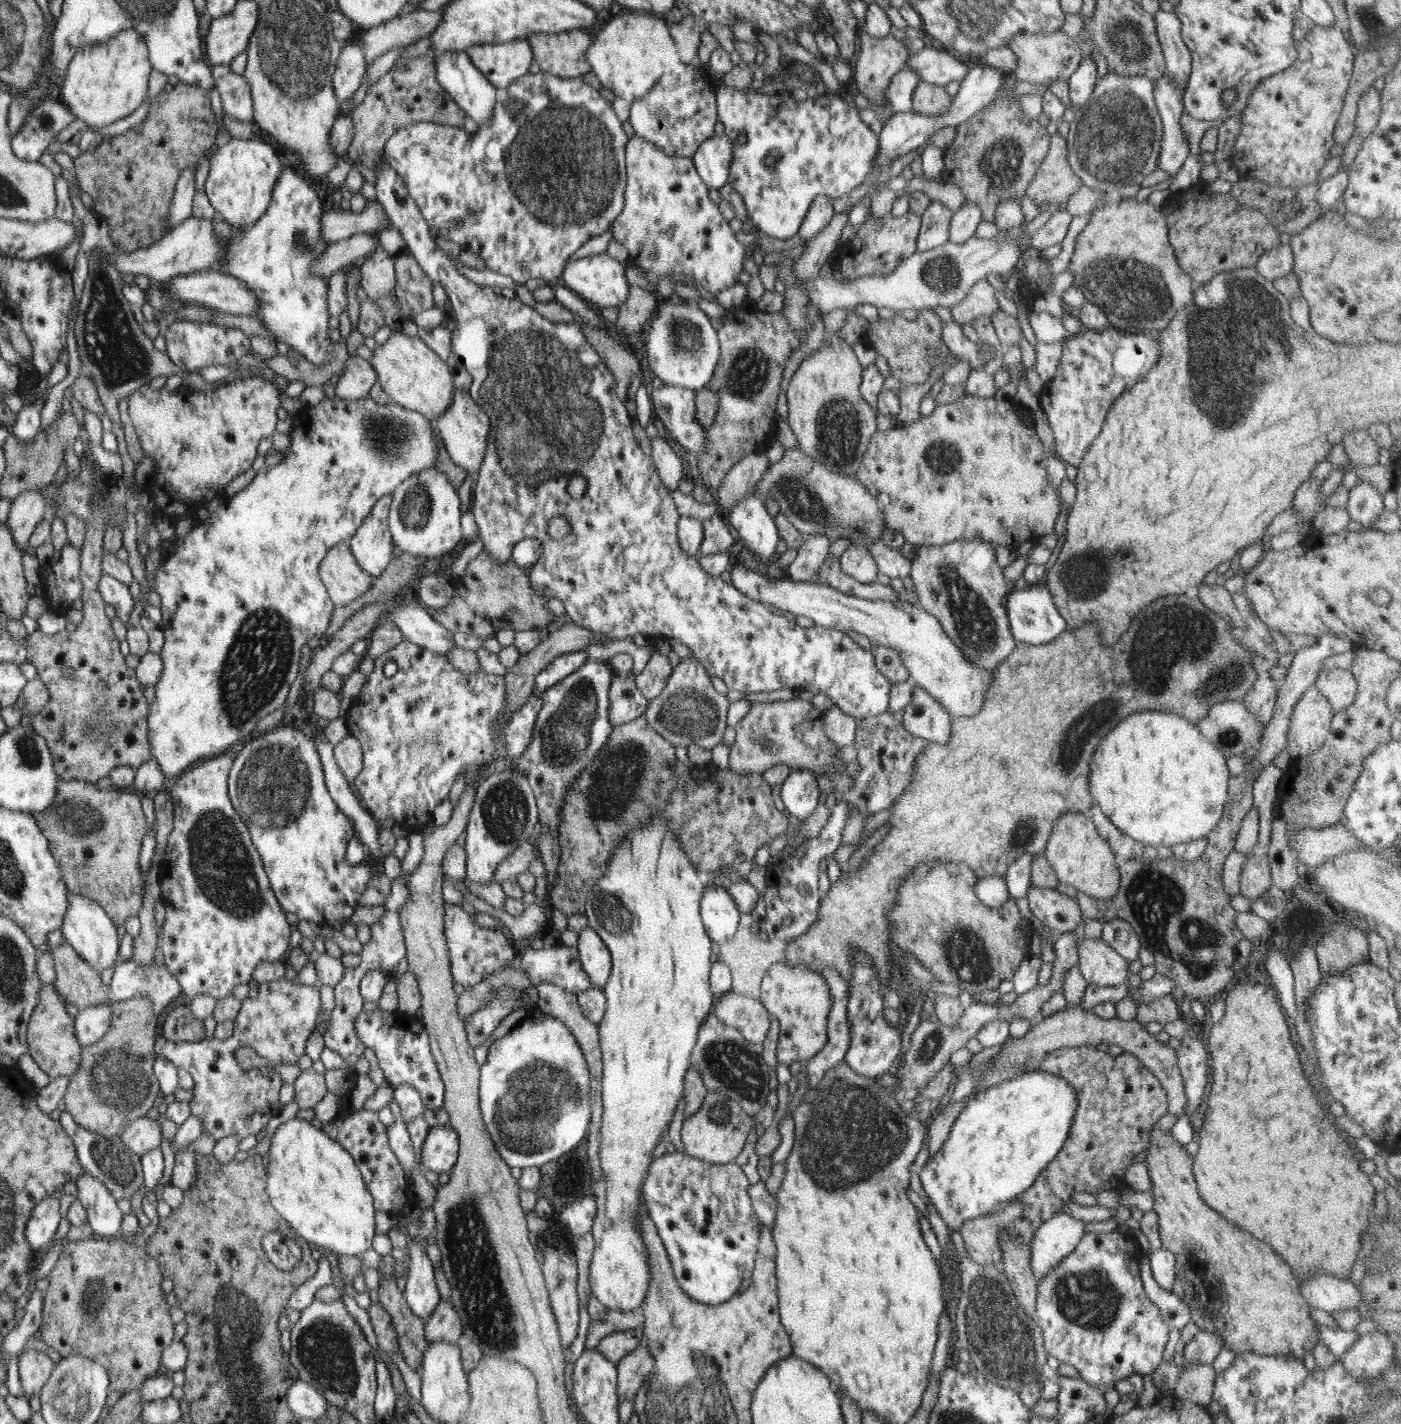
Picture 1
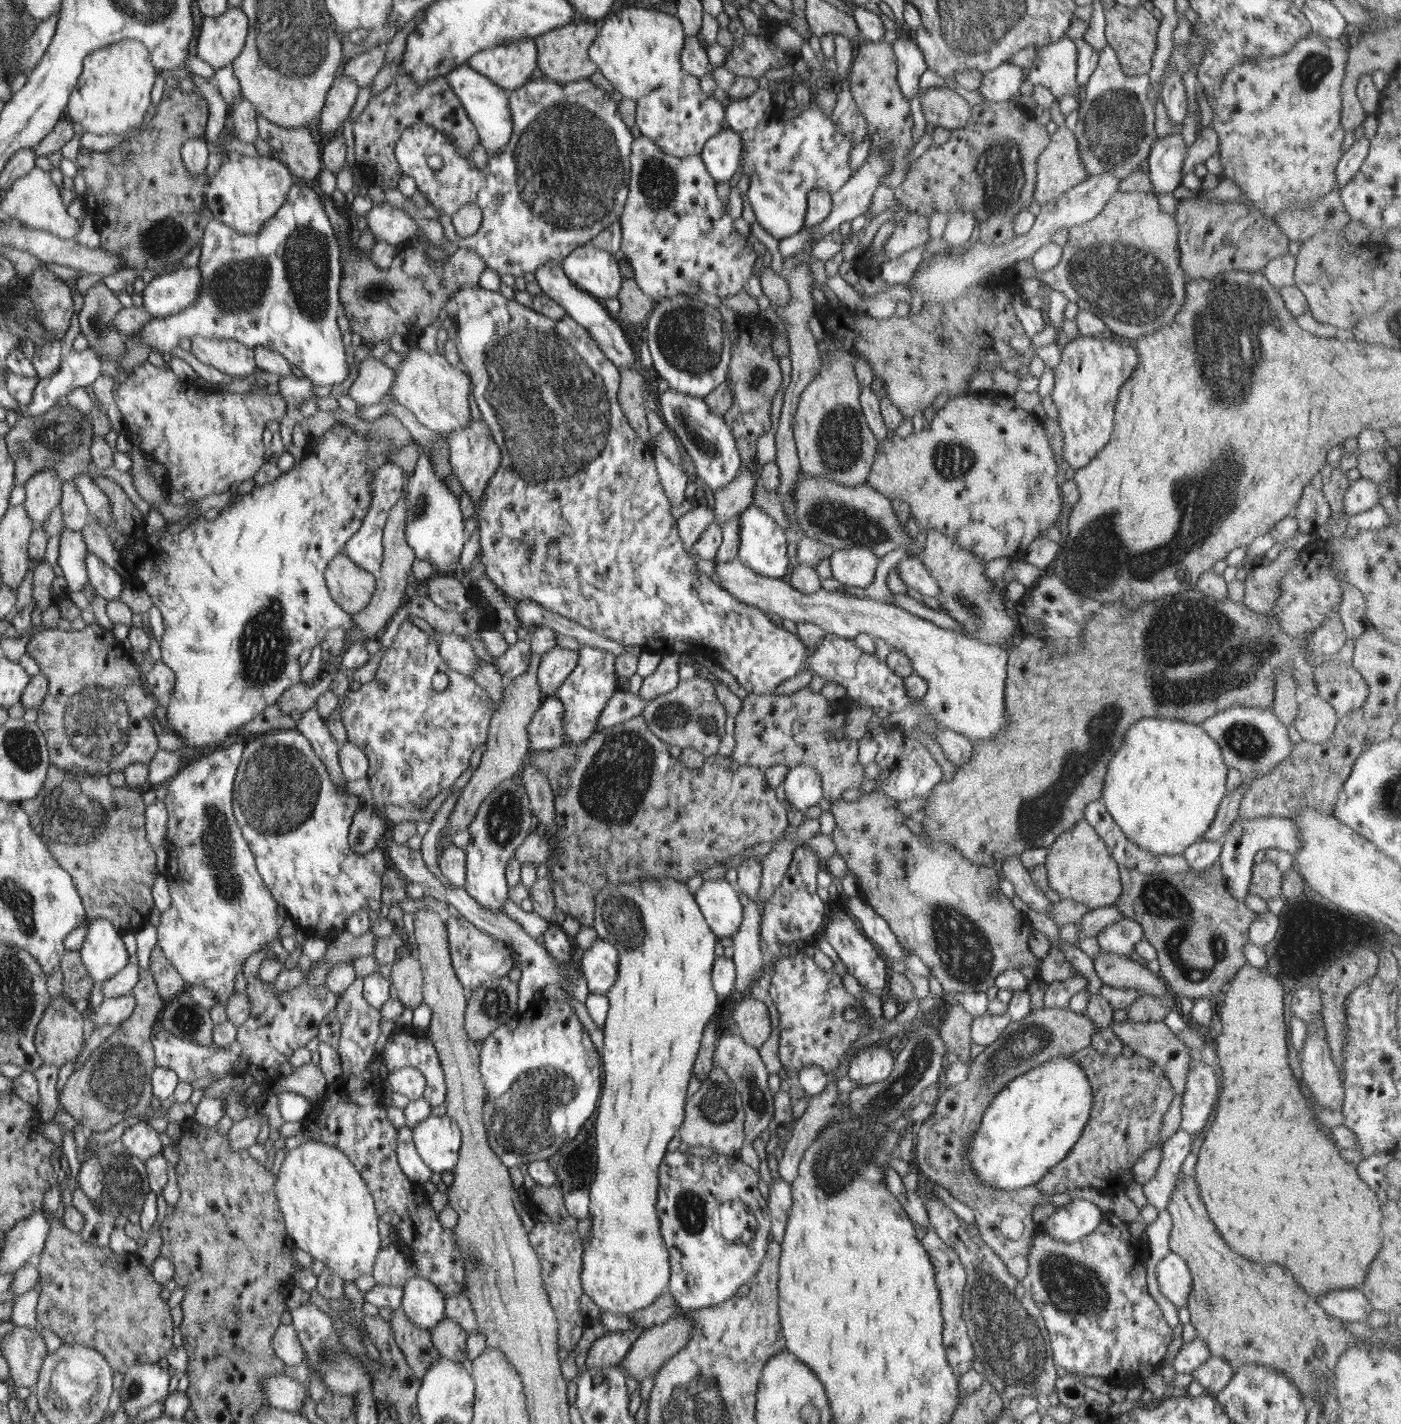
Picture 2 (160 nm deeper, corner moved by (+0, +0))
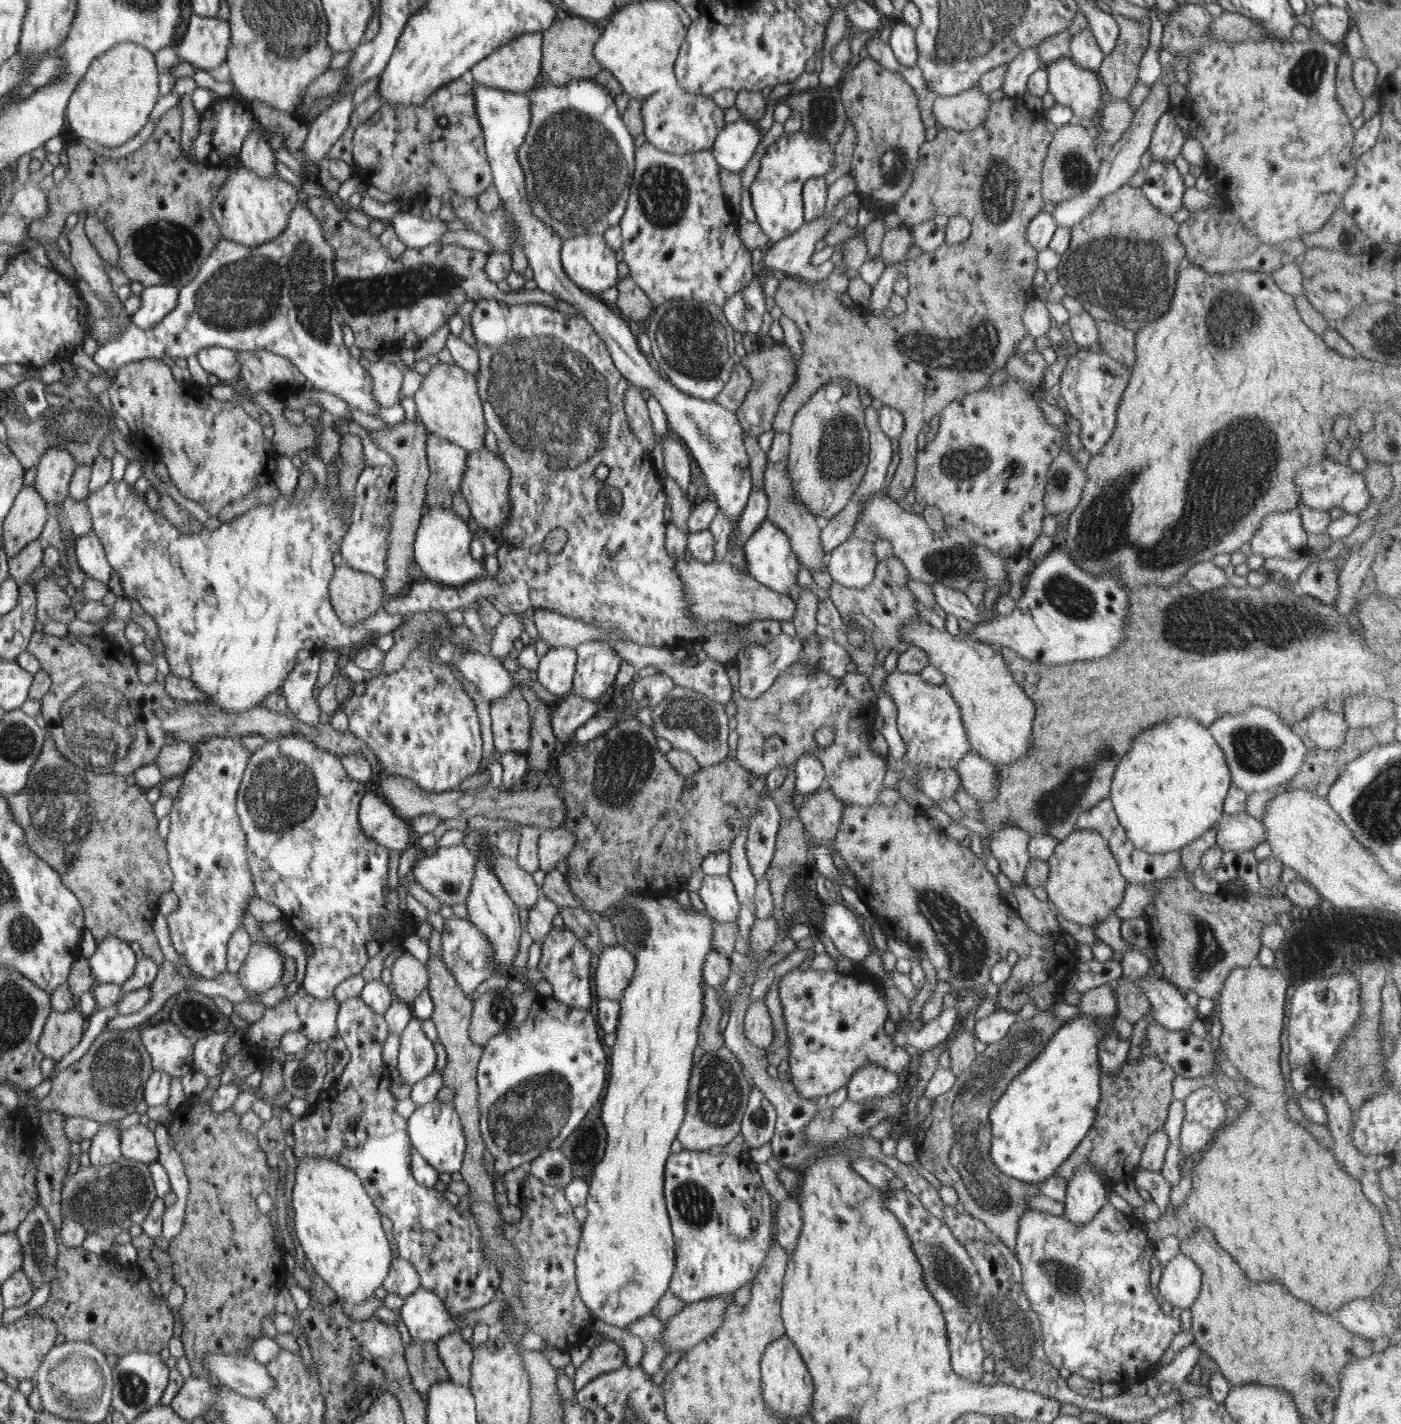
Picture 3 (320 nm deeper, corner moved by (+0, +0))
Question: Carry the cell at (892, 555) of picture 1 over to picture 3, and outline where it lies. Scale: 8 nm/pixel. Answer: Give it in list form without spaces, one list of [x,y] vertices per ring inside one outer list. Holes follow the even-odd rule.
[[[928,583],[928,586],[932,589],[936,605],[948,615],[966,619],[974,624],[987,624],[980,618],[978,607],[971,604],[964,593],[940,583]]]

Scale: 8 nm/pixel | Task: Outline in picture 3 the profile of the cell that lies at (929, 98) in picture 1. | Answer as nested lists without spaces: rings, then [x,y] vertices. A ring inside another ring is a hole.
[[[978,87],[952,97],[940,96],[934,100],[932,112],[940,128],[956,131],[974,131],[988,117],[989,94]]]

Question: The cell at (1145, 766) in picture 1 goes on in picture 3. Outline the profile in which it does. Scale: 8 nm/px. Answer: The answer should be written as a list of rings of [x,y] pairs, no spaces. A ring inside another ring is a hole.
[[[1176,718],[1142,732],[1134,740],[1132,750],[1116,767],[1109,799],[1133,845],[1137,849],[1161,855],[1180,851],[1215,828],[1222,818],[1222,805],[1230,784],[1233,782],[1223,748],[1214,740],[1209,728],[1198,724],[1194,718]]]

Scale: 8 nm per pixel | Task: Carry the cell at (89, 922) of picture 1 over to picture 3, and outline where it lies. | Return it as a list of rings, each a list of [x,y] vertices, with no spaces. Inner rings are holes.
[[[107,936],[96,943],[95,952],[88,958],[96,983],[124,985],[135,974],[138,961],[130,944]]]

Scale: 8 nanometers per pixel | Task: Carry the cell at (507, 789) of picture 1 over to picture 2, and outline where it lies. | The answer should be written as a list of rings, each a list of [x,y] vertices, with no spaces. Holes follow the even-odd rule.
[[[515,776],[504,780],[483,800],[479,806],[476,816],[469,824],[470,840],[466,845],[467,851],[467,882],[464,888],[467,893],[475,898],[486,910],[492,912],[503,912],[503,906],[508,906],[510,902],[510,887],[507,885],[507,867],[515,850],[519,848],[531,832],[537,830],[534,811],[531,809],[530,795],[522,778]]]

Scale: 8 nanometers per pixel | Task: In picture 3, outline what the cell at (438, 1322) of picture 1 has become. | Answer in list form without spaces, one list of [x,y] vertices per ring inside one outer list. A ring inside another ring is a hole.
[[[453,1330],[436,1342],[439,1357],[449,1372],[449,1378],[462,1386],[469,1384],[474,1348],[467,1342],[468,1334]]]

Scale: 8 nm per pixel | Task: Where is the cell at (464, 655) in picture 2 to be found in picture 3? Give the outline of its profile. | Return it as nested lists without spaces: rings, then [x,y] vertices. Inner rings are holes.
[[[467,650],[461,655],[456,653],[452,663],[489,701],[502,698],[509,690],[516,687],[512,672],[486,650],[477,653]]]

